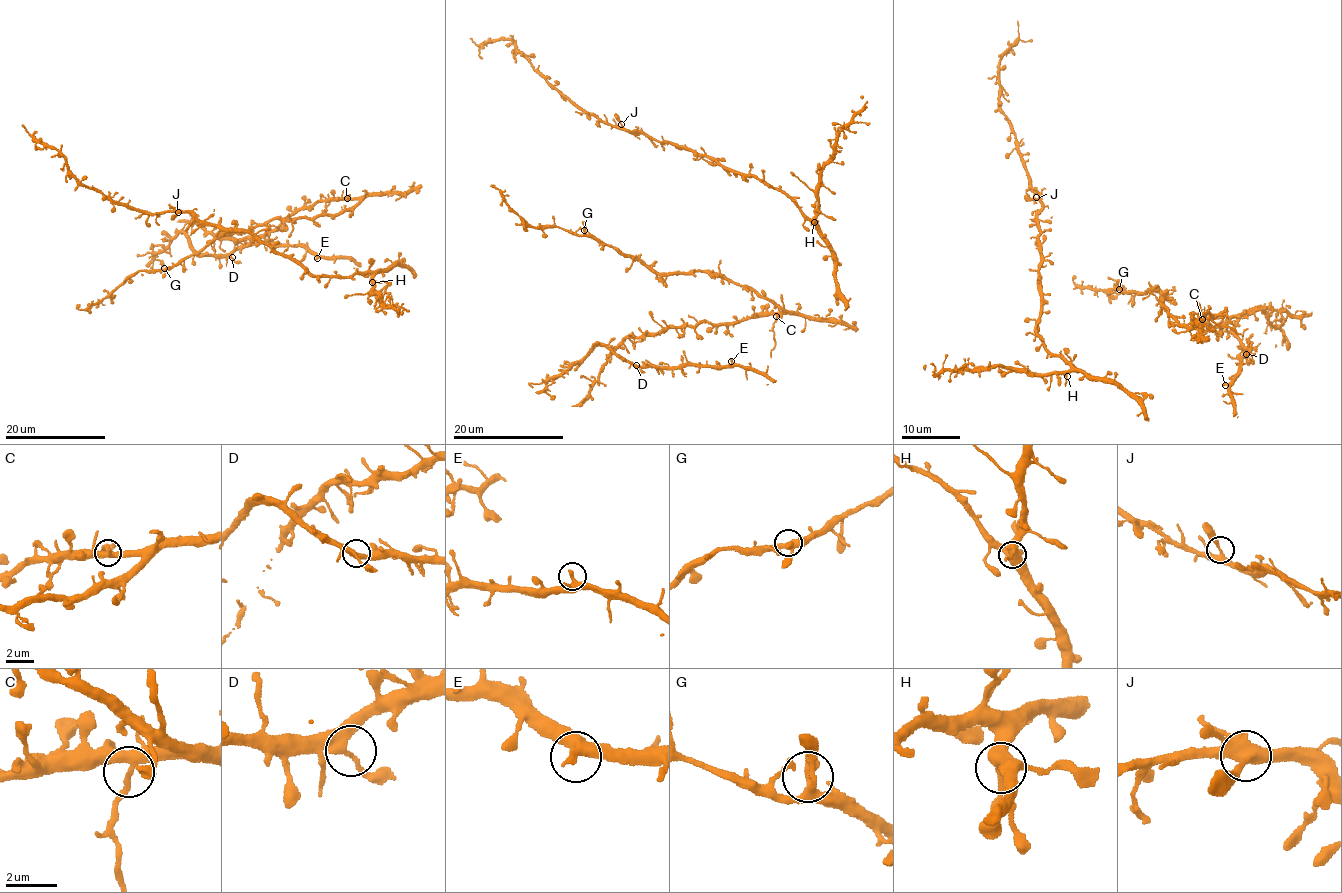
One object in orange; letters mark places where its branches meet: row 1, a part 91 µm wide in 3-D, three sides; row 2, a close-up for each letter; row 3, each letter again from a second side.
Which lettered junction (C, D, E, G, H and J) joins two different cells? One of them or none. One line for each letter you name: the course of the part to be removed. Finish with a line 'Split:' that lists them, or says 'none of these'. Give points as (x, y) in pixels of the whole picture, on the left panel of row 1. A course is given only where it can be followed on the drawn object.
Split: C

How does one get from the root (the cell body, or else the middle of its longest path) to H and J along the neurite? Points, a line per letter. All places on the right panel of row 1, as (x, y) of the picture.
H: (1113, 384), (1109, 380), (1091, 379), (1076, 372), (1069, 372), (1067, 376)
J: (1113, 384), (1072, 368), (1045, 348), (1037, 331), (1043, 293), (1037, 221), (1042, 206), (1036, 197)

